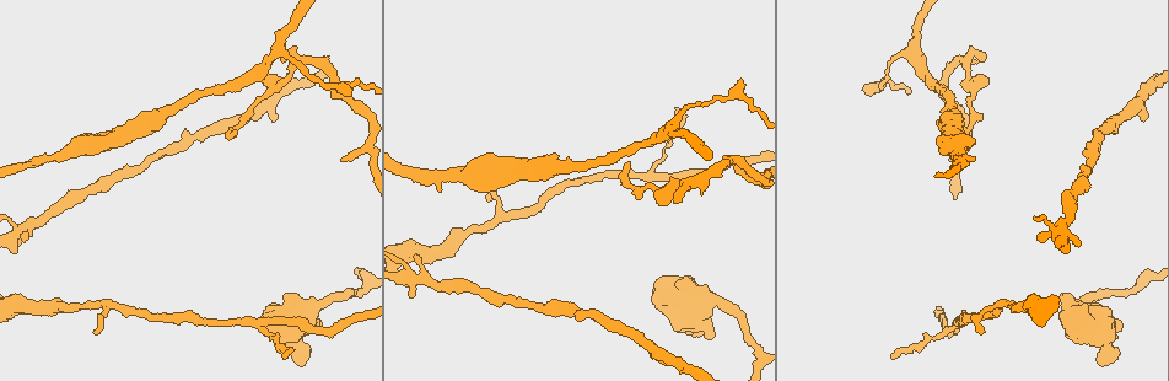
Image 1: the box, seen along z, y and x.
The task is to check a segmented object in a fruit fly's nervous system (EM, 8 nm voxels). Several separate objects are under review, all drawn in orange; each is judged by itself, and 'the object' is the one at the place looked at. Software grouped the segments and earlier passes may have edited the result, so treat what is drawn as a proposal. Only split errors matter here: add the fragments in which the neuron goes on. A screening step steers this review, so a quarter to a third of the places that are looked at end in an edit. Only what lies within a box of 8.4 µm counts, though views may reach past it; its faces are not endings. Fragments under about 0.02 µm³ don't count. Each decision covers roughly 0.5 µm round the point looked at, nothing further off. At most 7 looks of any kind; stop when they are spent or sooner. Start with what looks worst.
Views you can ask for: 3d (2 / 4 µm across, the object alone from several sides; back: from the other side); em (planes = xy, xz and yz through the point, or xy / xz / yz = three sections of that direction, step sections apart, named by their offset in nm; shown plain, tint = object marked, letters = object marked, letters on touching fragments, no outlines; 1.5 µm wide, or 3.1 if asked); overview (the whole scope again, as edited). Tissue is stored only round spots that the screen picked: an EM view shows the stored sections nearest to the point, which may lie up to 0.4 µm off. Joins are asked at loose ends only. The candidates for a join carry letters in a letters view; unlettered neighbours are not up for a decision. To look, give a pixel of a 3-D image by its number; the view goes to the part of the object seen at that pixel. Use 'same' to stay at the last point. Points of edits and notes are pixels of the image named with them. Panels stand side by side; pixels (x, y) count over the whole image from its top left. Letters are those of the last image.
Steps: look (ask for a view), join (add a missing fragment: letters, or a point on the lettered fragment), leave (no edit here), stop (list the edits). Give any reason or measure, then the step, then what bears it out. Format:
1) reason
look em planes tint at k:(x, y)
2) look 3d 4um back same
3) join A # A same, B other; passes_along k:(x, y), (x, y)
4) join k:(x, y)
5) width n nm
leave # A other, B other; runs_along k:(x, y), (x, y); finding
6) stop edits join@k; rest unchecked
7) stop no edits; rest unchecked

thin end
look em planes letters at 1:(237, 133)

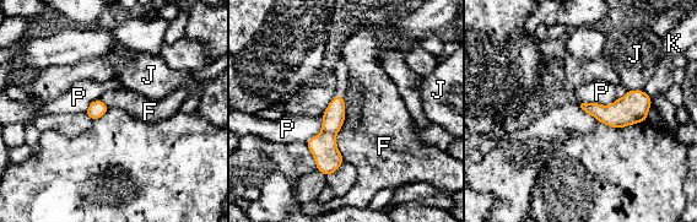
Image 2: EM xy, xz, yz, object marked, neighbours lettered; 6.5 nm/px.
leave # F other, J other, K other, P other; runs_along 2:(338, 98), (328, 134), (328, 168); no lettered fragment goes on from it

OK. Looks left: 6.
thick end
look 3d 4um at 1:(704, 337)

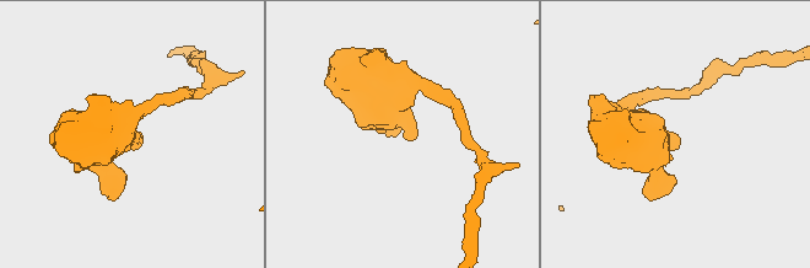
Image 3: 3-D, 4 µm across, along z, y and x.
look em planes plain at 3:(675, 139)

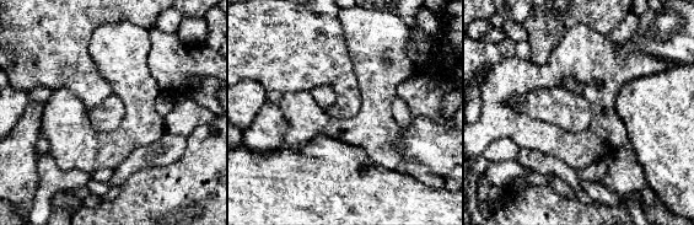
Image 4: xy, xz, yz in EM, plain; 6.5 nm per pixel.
see the neighbours
look em planes letters same

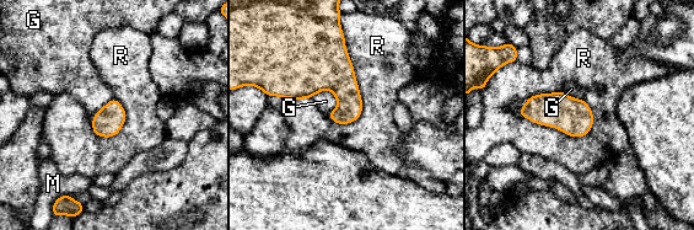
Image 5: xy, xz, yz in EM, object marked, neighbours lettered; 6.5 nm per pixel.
leave # G other, M other, R other; border 5:(518, 110), (575, 137), (593, 124); none of them fits

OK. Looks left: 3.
tapers out
look 3d 4um at 1:(94, 333)

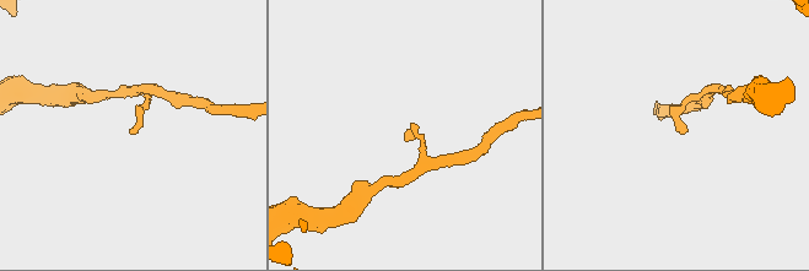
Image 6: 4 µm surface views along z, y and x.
need the tissue
look em xy step 8 tint at 6:(681, 130)

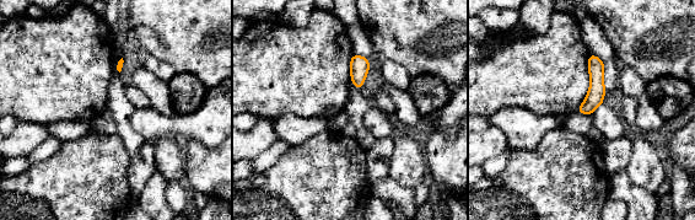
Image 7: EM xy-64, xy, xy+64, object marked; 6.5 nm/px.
look em yz step 4 letters same

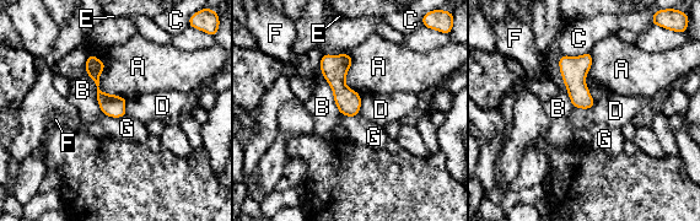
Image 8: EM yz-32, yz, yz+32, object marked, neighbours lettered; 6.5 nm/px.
leave # A other, B other, C other, D other, E other, F other, G other; border 8:(89, 54), (127, 100); none of them fits

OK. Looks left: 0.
stop no edits; rest unchecked

